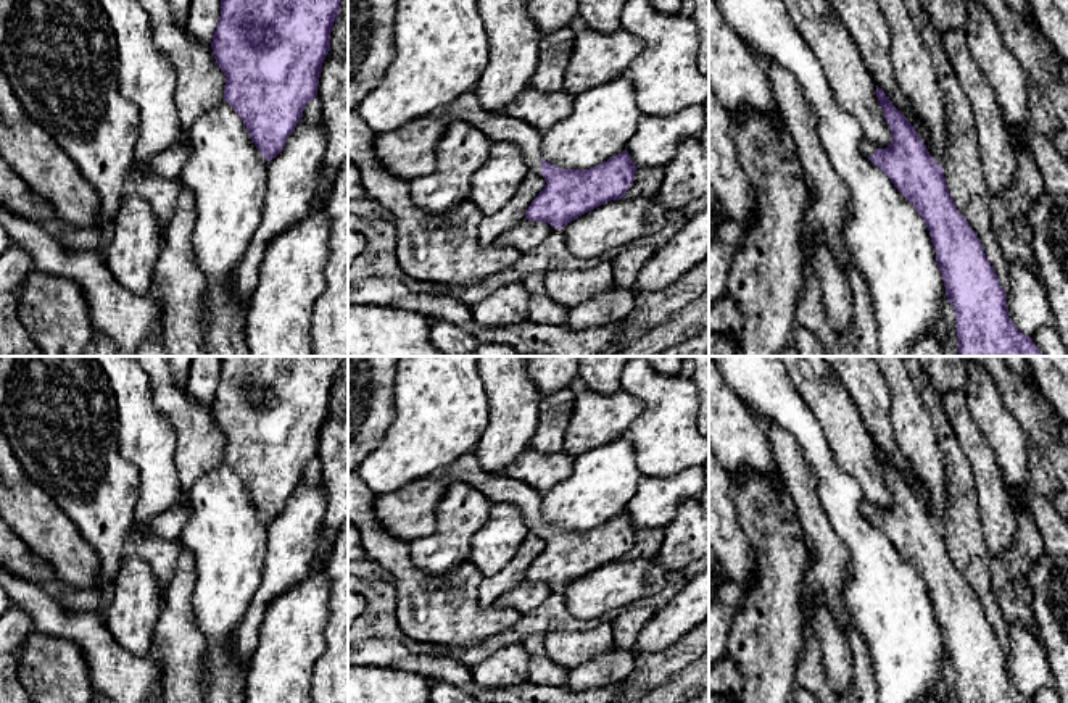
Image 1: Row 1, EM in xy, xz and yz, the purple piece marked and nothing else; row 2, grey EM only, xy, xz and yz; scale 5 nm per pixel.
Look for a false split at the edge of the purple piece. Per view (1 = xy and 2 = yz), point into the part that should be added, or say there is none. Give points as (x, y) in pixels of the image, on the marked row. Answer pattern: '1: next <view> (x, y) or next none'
1: next none
2: next yz (867, 149)

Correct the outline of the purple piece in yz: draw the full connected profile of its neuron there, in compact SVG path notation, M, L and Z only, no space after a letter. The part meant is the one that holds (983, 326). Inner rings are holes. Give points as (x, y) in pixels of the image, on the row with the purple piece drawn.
M878 85L876 97L892 142L878 148L862 140L860 152L915 206L929 231L947 300L955 310L958 356L1044 356L1008 318L1007 293L981 240L957 210L942 166Z

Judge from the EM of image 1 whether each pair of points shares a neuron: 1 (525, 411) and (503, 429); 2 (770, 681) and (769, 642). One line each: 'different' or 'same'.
1: same
2: same

